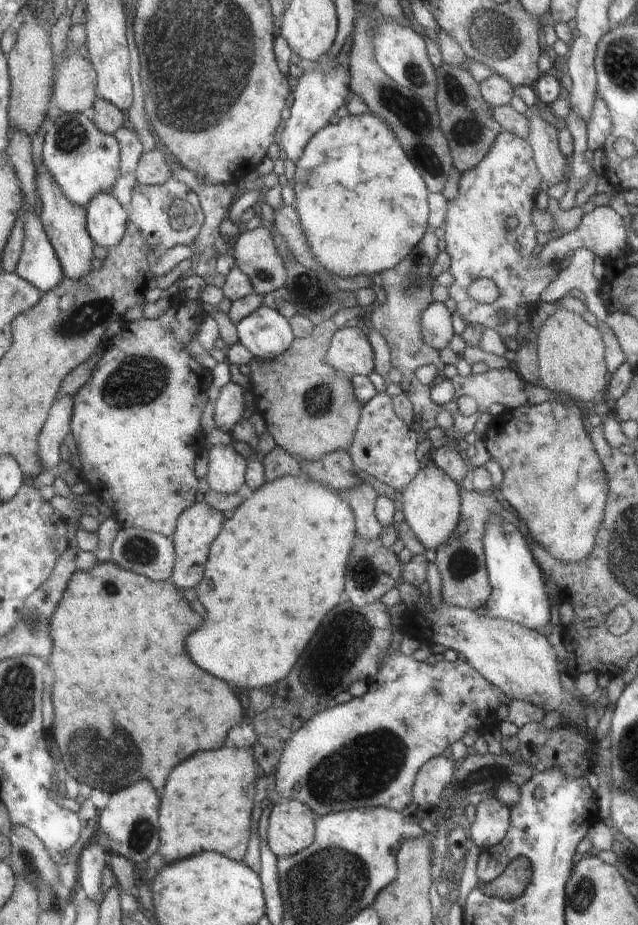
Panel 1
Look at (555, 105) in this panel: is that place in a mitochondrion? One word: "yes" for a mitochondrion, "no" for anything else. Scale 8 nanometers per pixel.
no

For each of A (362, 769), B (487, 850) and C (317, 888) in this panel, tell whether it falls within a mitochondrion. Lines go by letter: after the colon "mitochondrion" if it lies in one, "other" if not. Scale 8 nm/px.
A: mitochondrion
B: other
C: mitochondrion

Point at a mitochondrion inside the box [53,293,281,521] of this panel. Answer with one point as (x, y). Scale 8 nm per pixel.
(141, 379)

